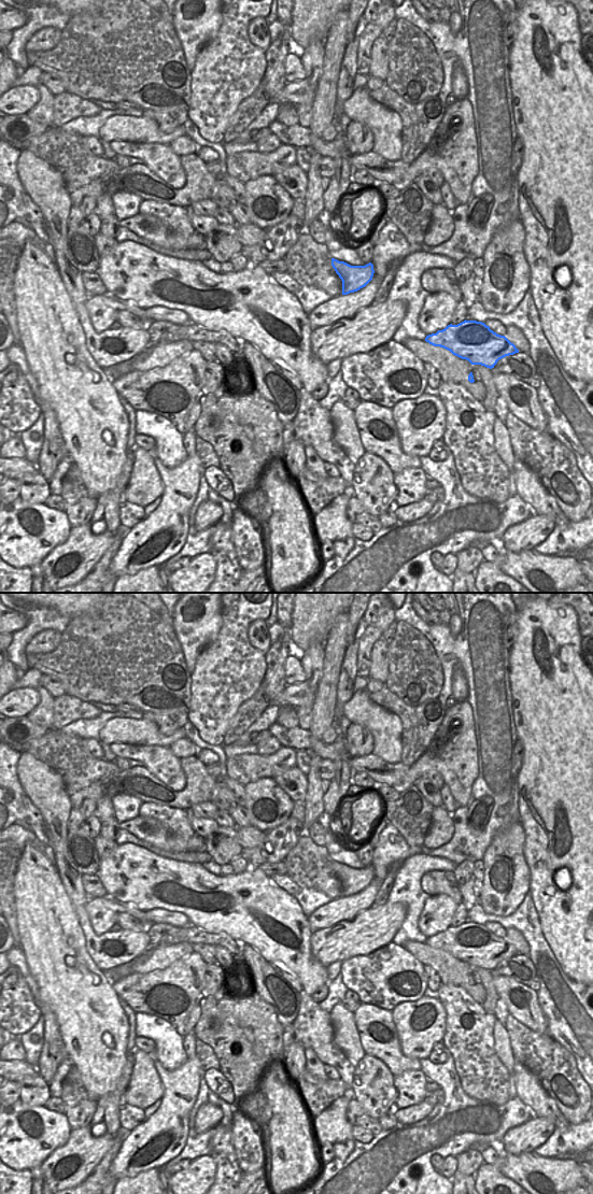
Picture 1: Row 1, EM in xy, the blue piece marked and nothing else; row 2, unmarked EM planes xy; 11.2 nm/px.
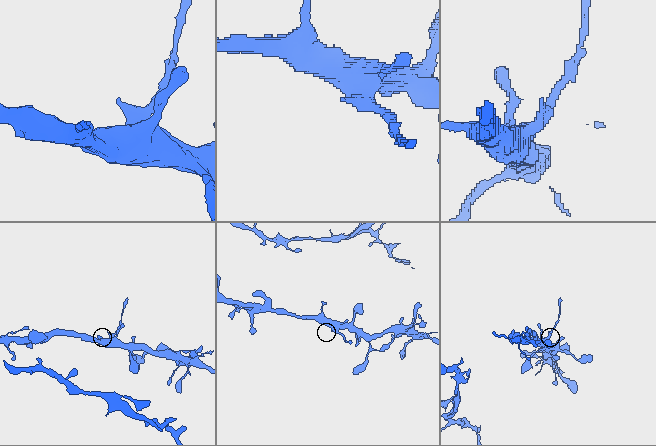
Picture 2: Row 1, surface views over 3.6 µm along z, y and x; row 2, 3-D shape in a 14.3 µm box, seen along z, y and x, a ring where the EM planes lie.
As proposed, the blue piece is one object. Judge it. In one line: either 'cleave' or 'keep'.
cleave

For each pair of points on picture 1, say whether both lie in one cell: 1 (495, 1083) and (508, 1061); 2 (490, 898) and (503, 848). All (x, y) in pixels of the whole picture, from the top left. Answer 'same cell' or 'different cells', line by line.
1: different cells
2: same cell

